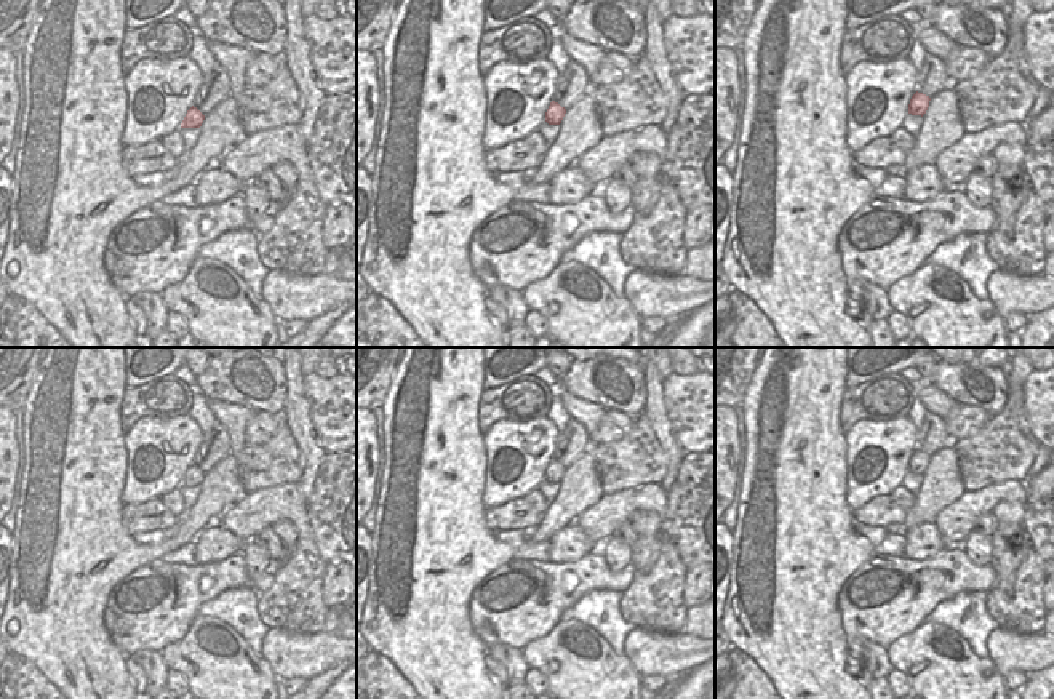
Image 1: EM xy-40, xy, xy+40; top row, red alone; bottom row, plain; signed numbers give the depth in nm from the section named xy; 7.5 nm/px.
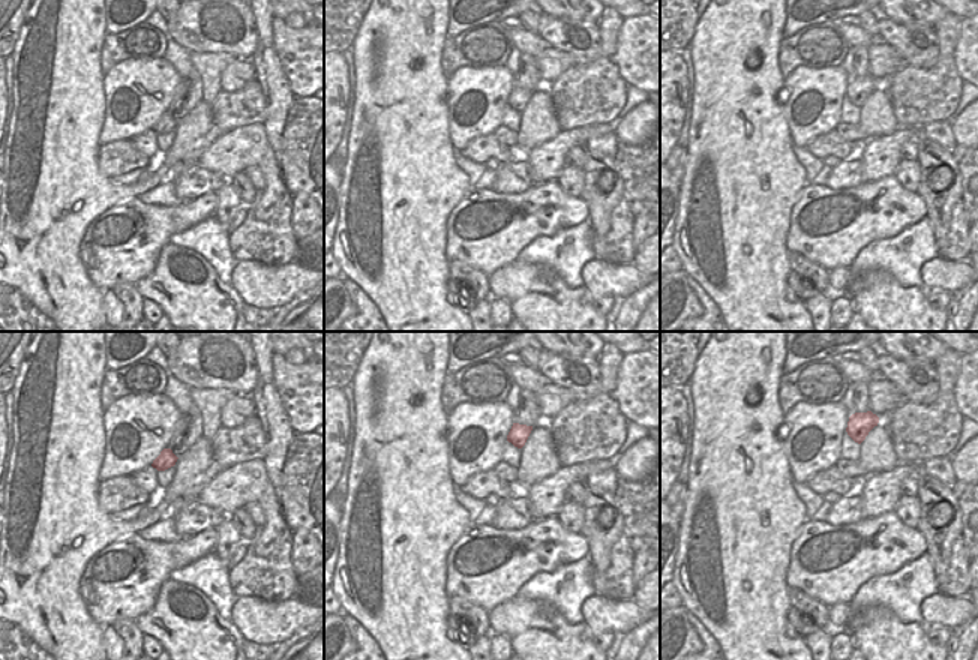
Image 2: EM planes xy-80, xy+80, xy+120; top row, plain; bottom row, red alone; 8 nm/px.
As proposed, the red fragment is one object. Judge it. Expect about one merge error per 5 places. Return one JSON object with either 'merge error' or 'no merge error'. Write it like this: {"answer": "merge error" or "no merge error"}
{"answer": "no merge error"}

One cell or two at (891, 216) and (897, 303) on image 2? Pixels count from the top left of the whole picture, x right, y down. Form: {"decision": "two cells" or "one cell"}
{"decision": "two cells"}

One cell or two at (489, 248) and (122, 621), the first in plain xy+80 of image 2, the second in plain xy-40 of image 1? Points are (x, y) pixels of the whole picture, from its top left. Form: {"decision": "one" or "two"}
{"decision": "one"}

